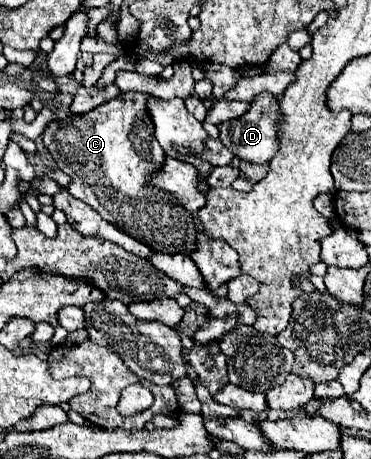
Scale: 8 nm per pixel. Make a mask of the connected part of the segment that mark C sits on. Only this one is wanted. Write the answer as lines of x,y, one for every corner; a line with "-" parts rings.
119,96
87,114
55,120
41,138
57,168
71,178
67,190
73,198
89,204
101,218
155,252
191,254
197,246
193,214
169,192
149,182
149,176
163,168
165,152
155,140
149,114
145,114
145,98
151,96

